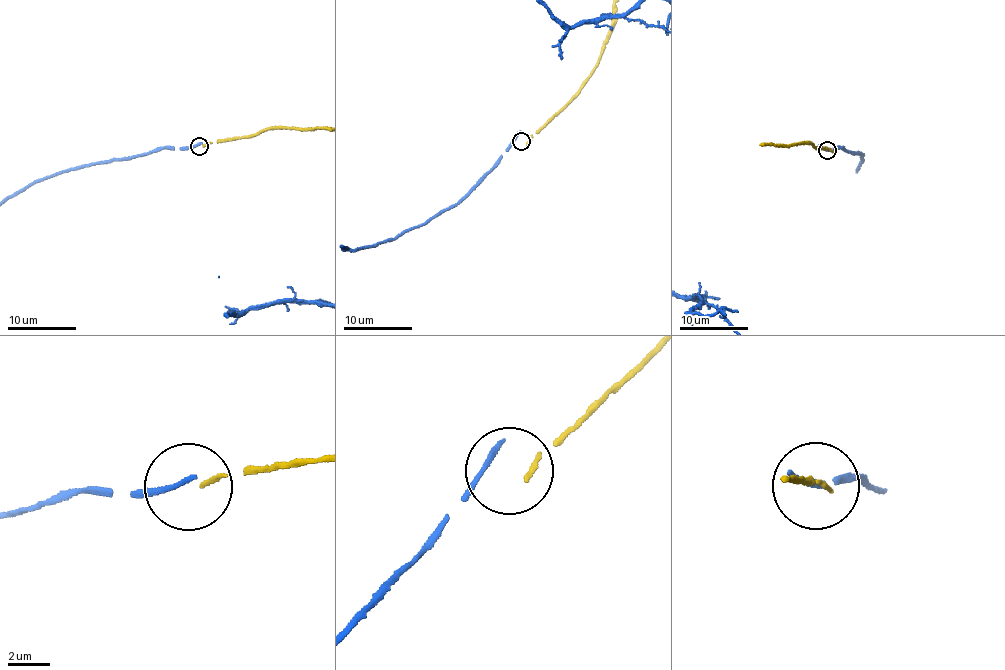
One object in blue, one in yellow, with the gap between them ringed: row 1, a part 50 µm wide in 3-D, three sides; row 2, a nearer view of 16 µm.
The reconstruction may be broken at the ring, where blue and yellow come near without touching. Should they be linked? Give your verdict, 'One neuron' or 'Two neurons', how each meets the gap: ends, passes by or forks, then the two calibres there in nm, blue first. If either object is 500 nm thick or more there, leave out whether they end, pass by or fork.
Two neurons. At the ring blue ends. At the ring yellow ends. Thickness 360 nm (blue) against 220 nm

